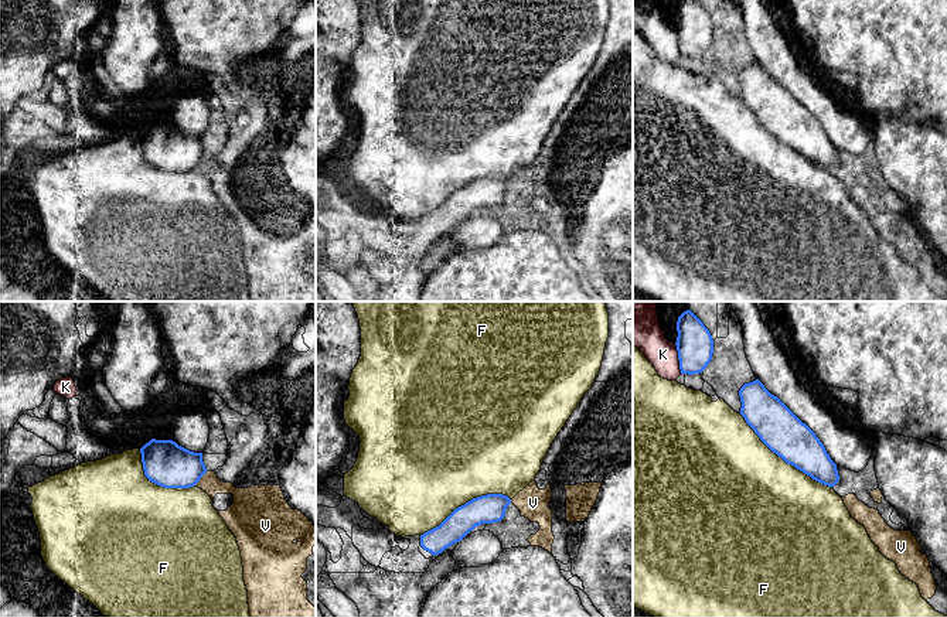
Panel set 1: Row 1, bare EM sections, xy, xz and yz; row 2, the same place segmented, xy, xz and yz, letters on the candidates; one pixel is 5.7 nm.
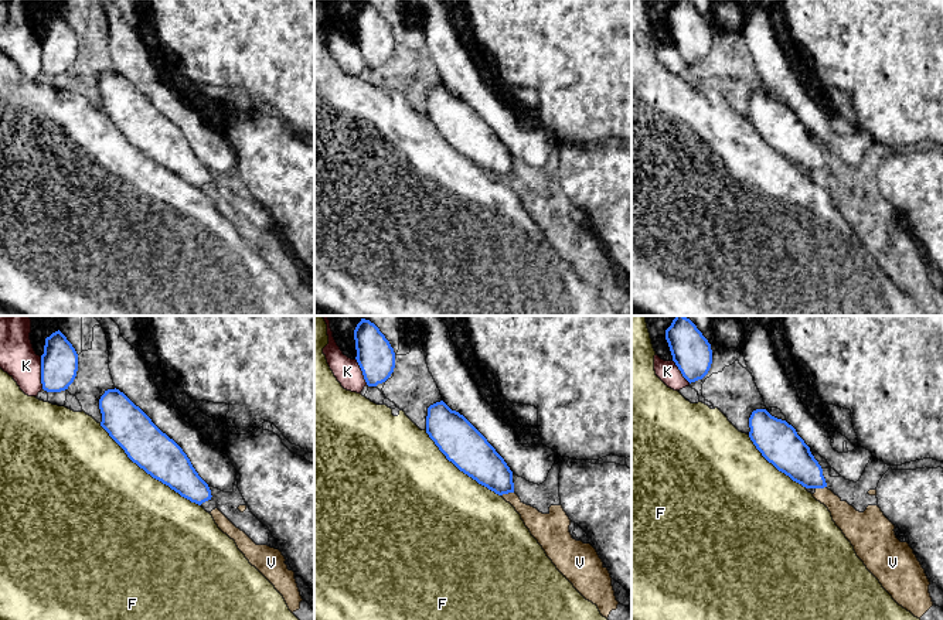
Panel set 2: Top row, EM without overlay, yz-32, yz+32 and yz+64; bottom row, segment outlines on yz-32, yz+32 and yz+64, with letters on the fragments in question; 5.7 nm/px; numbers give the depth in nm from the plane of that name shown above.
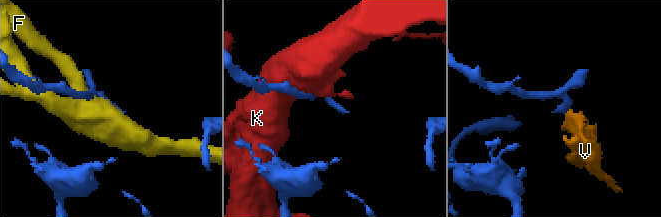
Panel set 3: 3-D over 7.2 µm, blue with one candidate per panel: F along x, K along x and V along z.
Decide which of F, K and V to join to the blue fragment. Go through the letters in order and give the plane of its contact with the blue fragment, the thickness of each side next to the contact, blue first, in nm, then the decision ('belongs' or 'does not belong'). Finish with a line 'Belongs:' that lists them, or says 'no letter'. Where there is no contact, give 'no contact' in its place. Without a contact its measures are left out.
F: yz | 240/500 nm | does not belong
K: yz | 200/190 nm | does not belong
V: xy | 260/110 nm | does not belong
Belongs: no letter

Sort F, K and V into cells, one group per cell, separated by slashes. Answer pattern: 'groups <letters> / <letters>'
groups F V / K

